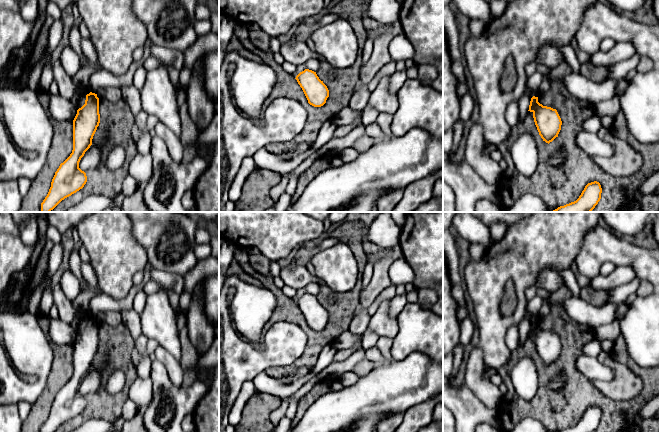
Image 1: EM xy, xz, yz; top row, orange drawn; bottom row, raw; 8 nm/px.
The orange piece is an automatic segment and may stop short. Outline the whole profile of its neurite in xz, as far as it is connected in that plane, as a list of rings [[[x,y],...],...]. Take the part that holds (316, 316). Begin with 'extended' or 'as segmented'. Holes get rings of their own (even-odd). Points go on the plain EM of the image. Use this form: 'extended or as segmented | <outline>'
as segmented | [[[305,293],[295,302],[302,312],[308,327],[314,331],[321,331],[329,321],[327,310],[319,303],[316,296]]]

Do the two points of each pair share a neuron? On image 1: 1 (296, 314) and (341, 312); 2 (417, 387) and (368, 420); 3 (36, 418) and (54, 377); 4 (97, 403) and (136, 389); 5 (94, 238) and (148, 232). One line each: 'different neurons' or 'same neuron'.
1: same neuron
2: same neuron
3: same neuron
4: different neurons
5: different neurons

